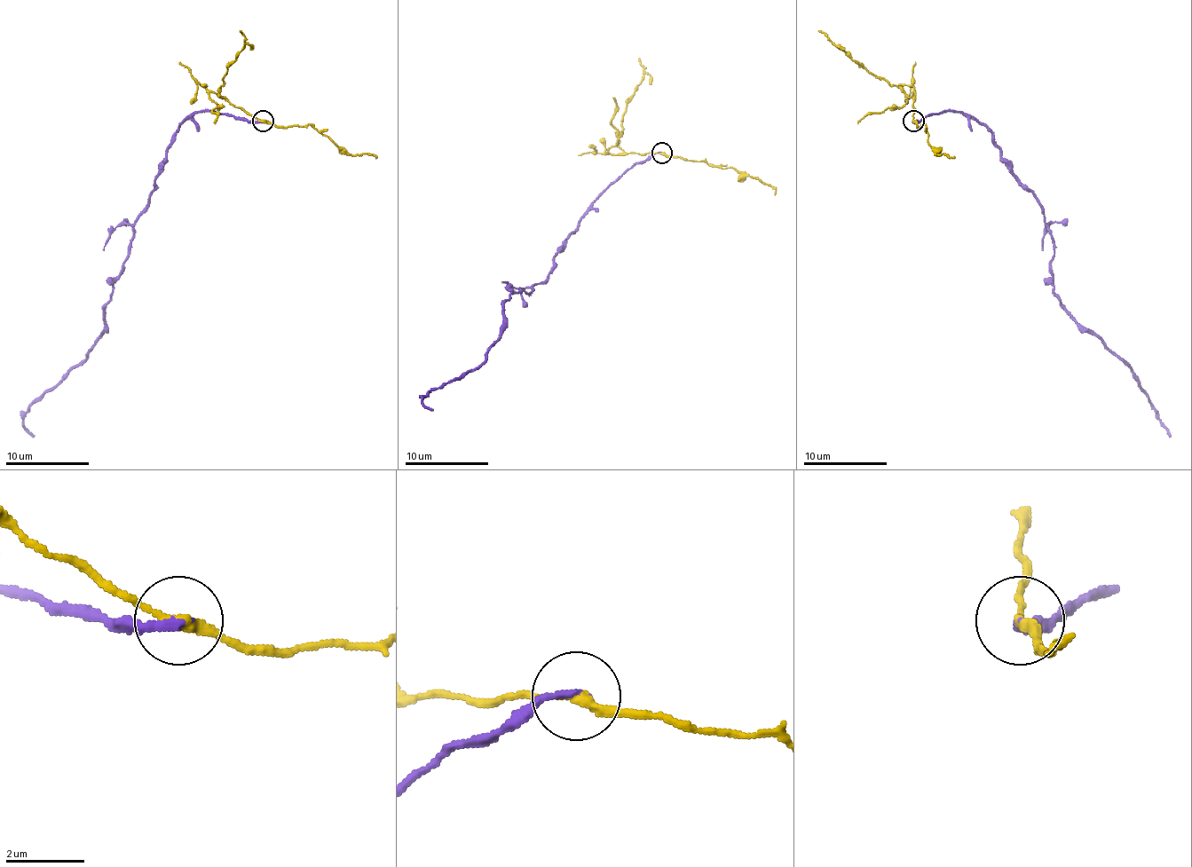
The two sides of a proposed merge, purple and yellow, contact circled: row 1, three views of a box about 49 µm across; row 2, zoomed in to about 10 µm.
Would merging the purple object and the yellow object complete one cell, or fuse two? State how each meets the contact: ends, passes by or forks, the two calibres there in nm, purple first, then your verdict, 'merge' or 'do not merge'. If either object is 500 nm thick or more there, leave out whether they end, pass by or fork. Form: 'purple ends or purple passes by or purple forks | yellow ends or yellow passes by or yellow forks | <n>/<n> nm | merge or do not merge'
purple ends | yellow passes by | 180/220 nm | do not merge

